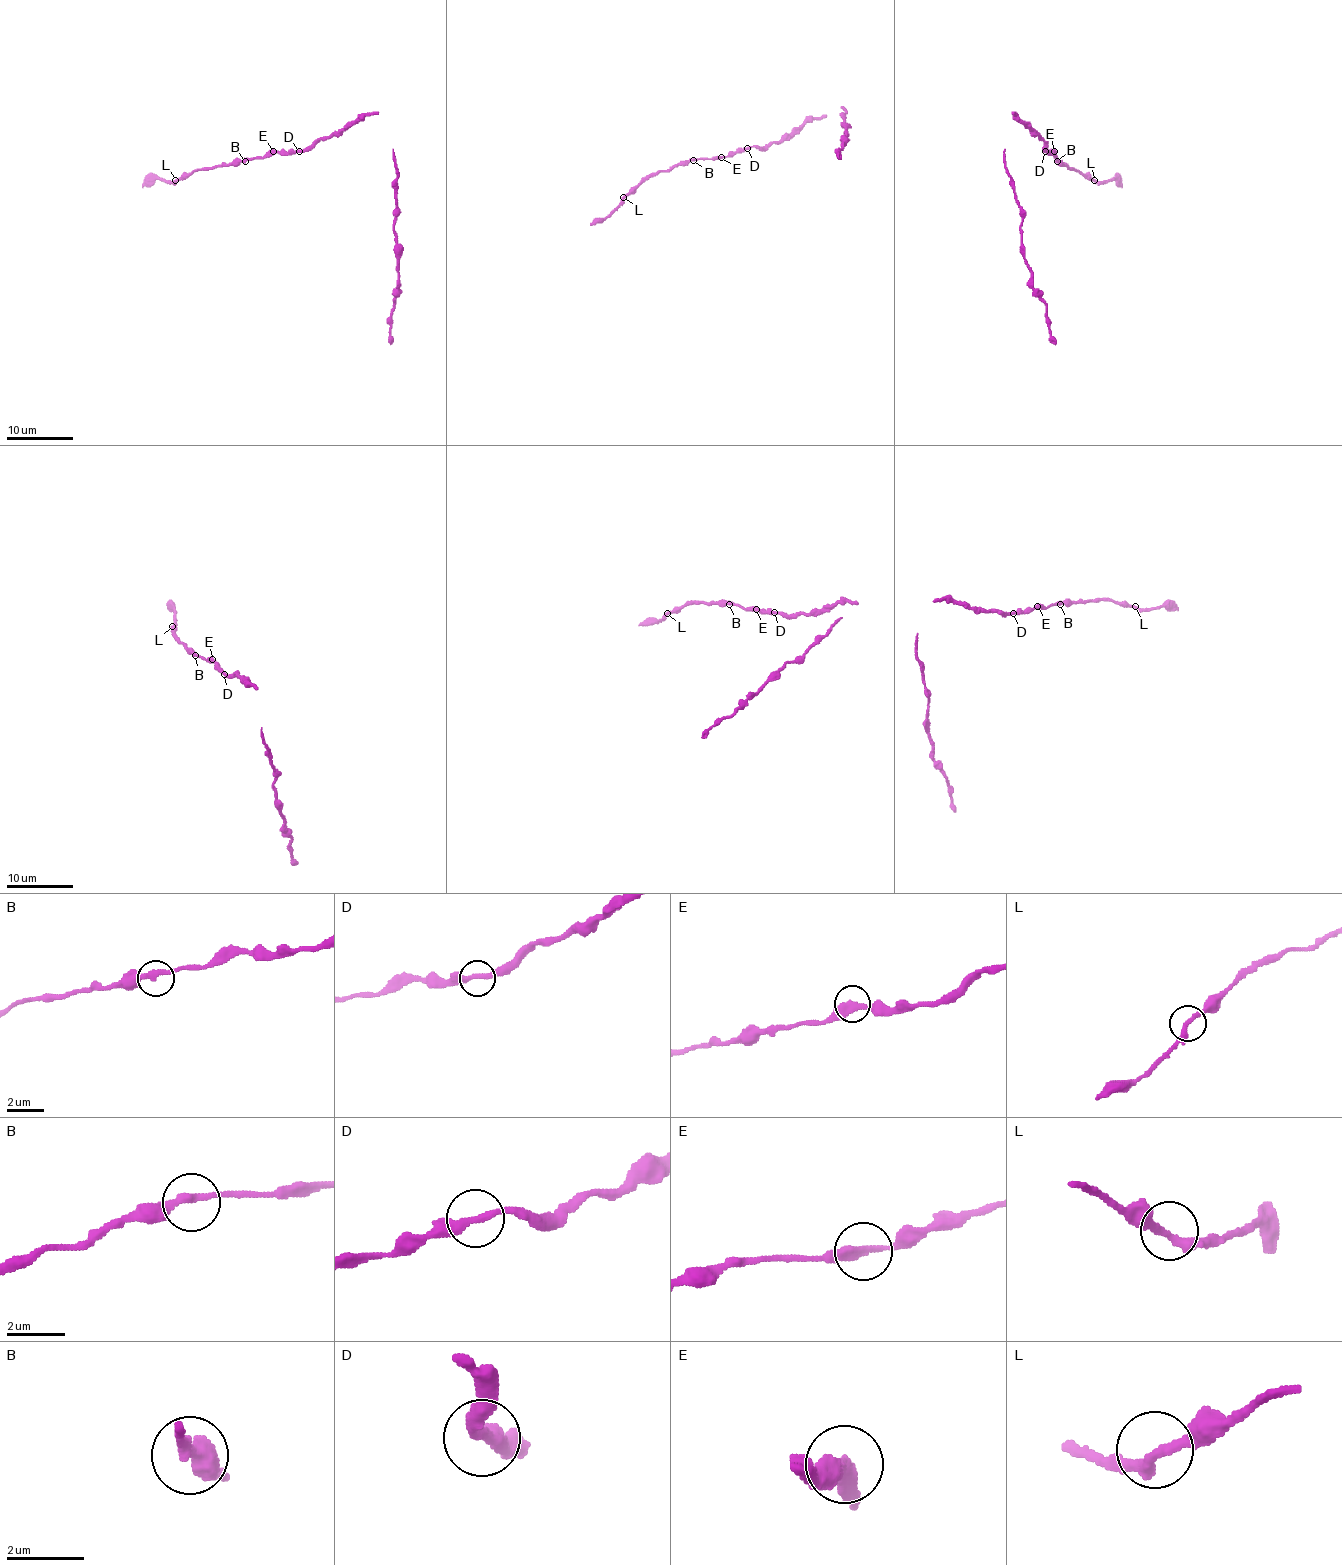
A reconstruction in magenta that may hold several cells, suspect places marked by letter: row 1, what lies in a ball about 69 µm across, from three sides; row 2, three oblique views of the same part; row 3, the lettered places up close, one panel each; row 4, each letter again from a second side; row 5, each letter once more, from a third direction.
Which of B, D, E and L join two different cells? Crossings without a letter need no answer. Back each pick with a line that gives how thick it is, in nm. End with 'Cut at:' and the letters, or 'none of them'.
Cut at: none of them

